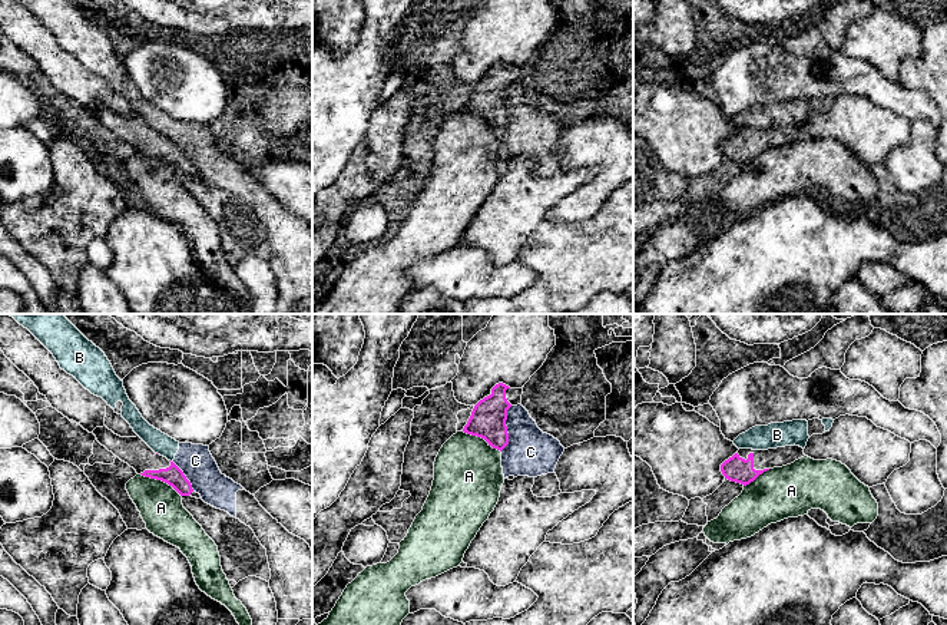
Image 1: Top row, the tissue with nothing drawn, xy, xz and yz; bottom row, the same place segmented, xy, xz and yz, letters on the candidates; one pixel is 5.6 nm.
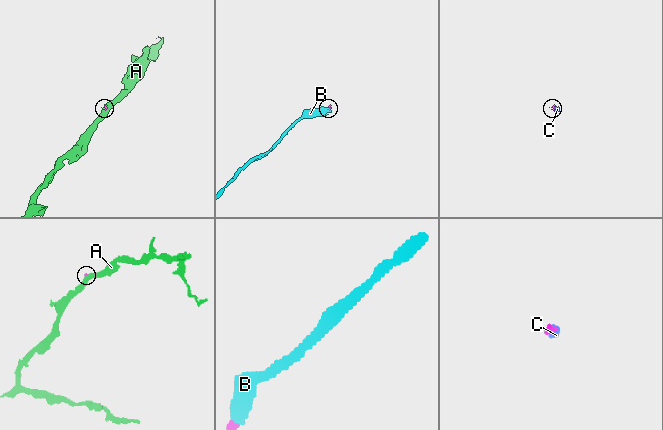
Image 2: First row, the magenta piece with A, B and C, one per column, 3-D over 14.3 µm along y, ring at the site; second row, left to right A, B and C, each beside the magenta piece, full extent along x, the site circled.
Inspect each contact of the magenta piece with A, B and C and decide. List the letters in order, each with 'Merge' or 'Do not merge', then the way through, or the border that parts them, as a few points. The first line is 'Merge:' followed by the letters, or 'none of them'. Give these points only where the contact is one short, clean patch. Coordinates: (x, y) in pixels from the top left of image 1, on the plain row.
Merge: none of them
A: Do not merge. Boundary: xy (141, 152), (166, 161), (181, 175)
B: Do not merge. Boundary: xy (169, 138), (172, 141)
C: Do not merge. Boundary: xz (512, 85), (506, 93), (507, 122), (500, 129)

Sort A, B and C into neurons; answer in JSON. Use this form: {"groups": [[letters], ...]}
{"groups": [["A"], ["B", "C"]]}

